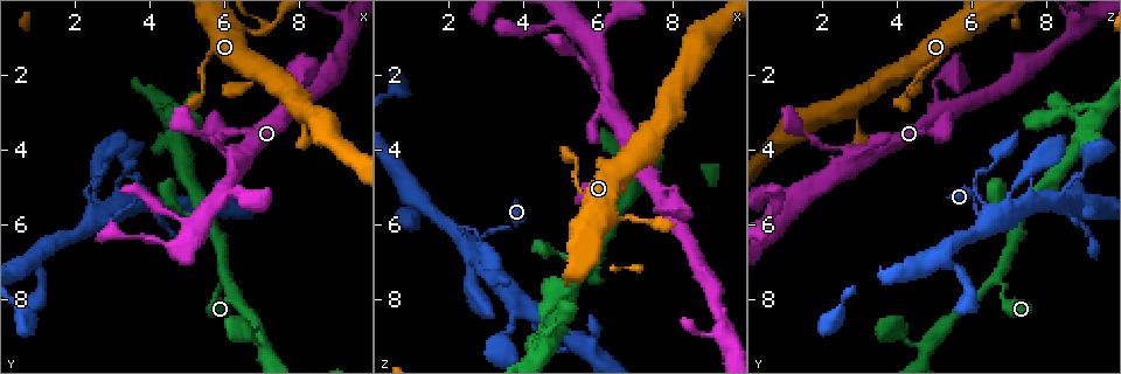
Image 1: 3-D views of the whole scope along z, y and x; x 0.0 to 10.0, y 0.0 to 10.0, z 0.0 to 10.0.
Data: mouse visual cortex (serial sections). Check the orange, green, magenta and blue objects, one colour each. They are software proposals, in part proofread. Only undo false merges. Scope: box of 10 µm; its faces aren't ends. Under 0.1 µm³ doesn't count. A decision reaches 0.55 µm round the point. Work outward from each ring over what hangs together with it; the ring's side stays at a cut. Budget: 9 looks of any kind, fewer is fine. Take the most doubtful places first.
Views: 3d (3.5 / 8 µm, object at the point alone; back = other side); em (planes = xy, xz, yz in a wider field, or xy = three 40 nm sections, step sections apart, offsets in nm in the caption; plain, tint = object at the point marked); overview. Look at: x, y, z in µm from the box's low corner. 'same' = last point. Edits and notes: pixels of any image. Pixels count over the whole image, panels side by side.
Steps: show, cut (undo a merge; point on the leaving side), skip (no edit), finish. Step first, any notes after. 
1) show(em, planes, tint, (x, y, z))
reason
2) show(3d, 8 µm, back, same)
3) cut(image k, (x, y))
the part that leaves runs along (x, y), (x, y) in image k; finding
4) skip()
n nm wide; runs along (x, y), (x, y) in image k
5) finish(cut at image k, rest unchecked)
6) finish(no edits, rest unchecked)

show(3d, 3.5 µm, (2.65, 5.80, 6.65))
looks like a crossing

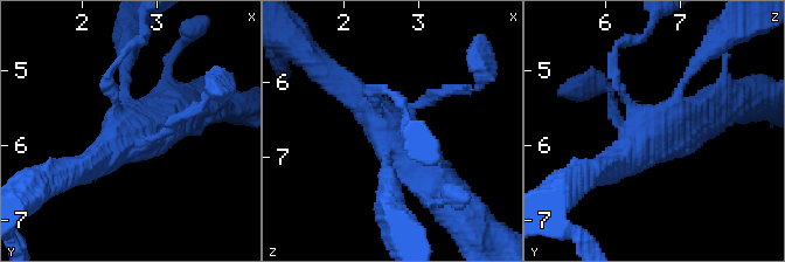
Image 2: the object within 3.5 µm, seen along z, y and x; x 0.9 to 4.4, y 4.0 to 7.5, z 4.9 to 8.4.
show(em, xy, step 2, tint, (2.70, 5.80, 6.60))
need the tissue

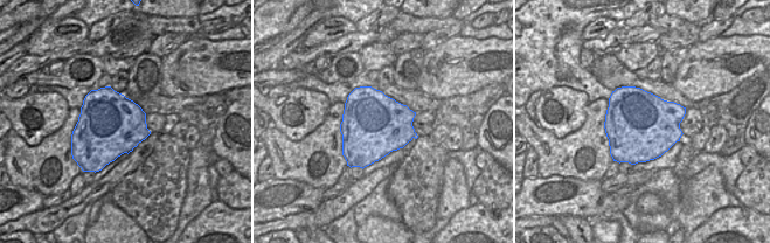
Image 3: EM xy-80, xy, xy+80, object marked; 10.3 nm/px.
show(em, xy, step 5, tint, same)
another direction

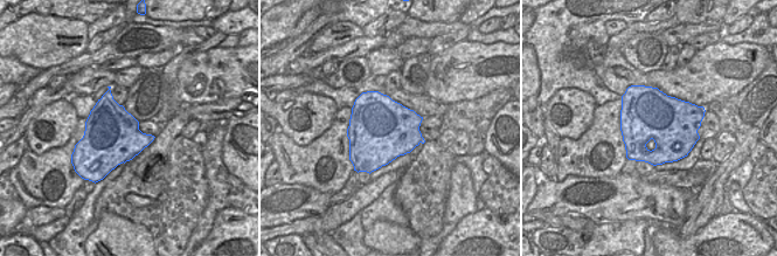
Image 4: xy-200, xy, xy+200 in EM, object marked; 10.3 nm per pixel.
skip()
650 nm wide; runs along (451, 89), (393, 125), (393, 150), (436, 185) in image 2; all the same cell

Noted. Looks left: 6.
show(3d, 3.5 µm, back, (6.00, 7.45, 6.75))
two arms in line, one across

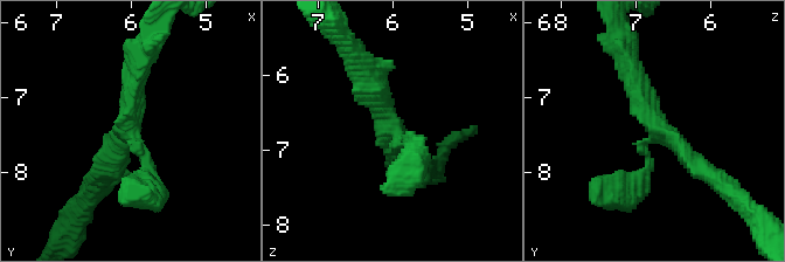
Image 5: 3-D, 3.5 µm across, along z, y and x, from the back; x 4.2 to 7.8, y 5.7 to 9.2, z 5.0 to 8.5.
show(em, xy, step 1, tint, (6.05, 7.45, 6.70))
3 arms; arms of 250, 250, 300 nm

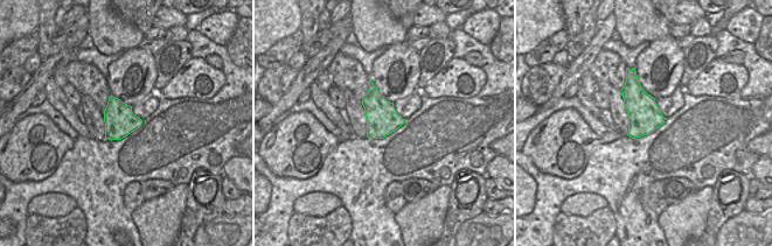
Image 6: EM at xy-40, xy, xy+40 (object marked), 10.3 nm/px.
skip()
runs along (150, 190), (129, 131), (139, 63) in image 5; continuous, no second cell

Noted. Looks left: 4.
show(3d, 8 µm, (8.10, 2.15, 5.00))
narrows sharply

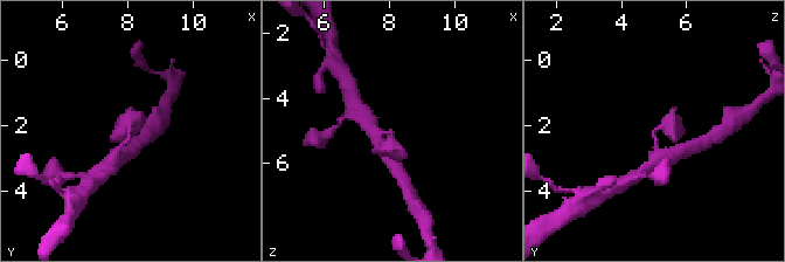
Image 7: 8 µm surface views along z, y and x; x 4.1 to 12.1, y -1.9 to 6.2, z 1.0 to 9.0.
show(em, xy, step 1, tint, same)
now the EM

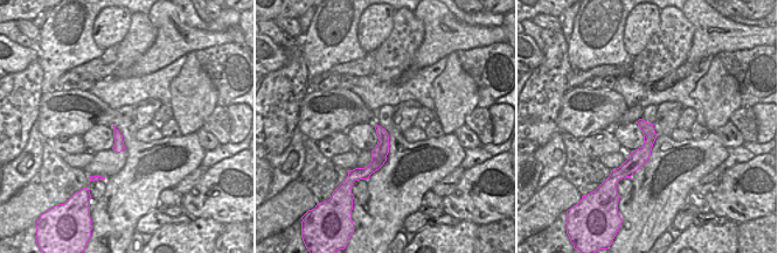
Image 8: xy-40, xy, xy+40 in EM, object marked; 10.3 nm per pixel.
skip()
runs along (650, 126), (647, 146), (624, 174) in image 8; continuous, no second cell

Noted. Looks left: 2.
show(3d, 8 µm, (6.45, 0.75, 5.85))
thick turns thin

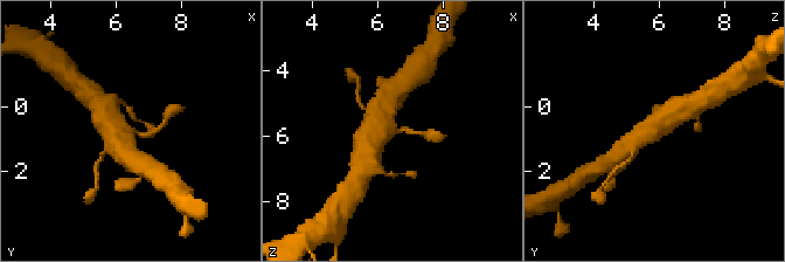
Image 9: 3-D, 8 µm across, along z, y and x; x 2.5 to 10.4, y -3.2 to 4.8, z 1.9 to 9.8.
show(em, xy, step 1, tint, same)
arms of 150, 600 nm; now the EM

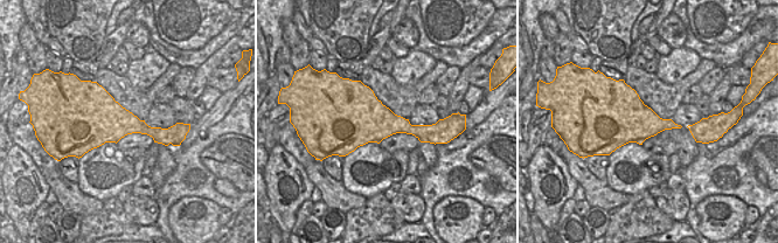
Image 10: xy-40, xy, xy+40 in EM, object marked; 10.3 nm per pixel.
skip()
runs along (376, 111), (389, 131), (424, 135) in image 9; continuous, no second cell

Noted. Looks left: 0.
finish(no edits, rest unchecked)

